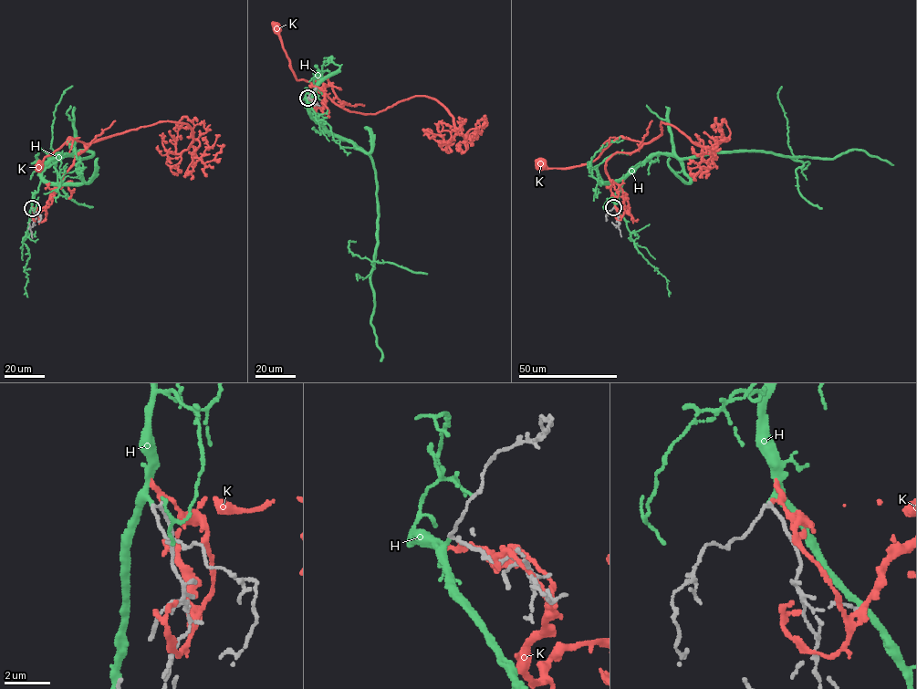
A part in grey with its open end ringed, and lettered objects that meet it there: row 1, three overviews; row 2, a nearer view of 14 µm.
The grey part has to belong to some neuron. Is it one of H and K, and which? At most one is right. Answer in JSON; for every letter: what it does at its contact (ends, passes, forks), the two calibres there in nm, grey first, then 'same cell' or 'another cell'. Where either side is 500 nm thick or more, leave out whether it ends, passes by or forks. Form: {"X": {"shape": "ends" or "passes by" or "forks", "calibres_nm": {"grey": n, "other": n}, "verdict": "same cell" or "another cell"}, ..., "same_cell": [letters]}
{"H": {"shape": "passes by", "calibres_nm": {"grey": 140, "other": 220}, "verdict": "same cell"}, "K": {"shape": "passes by", "calibres_nm": {"grey": 140, "other": 190}, "verdict": "another cell"}, "same_cell": ["H"]}

